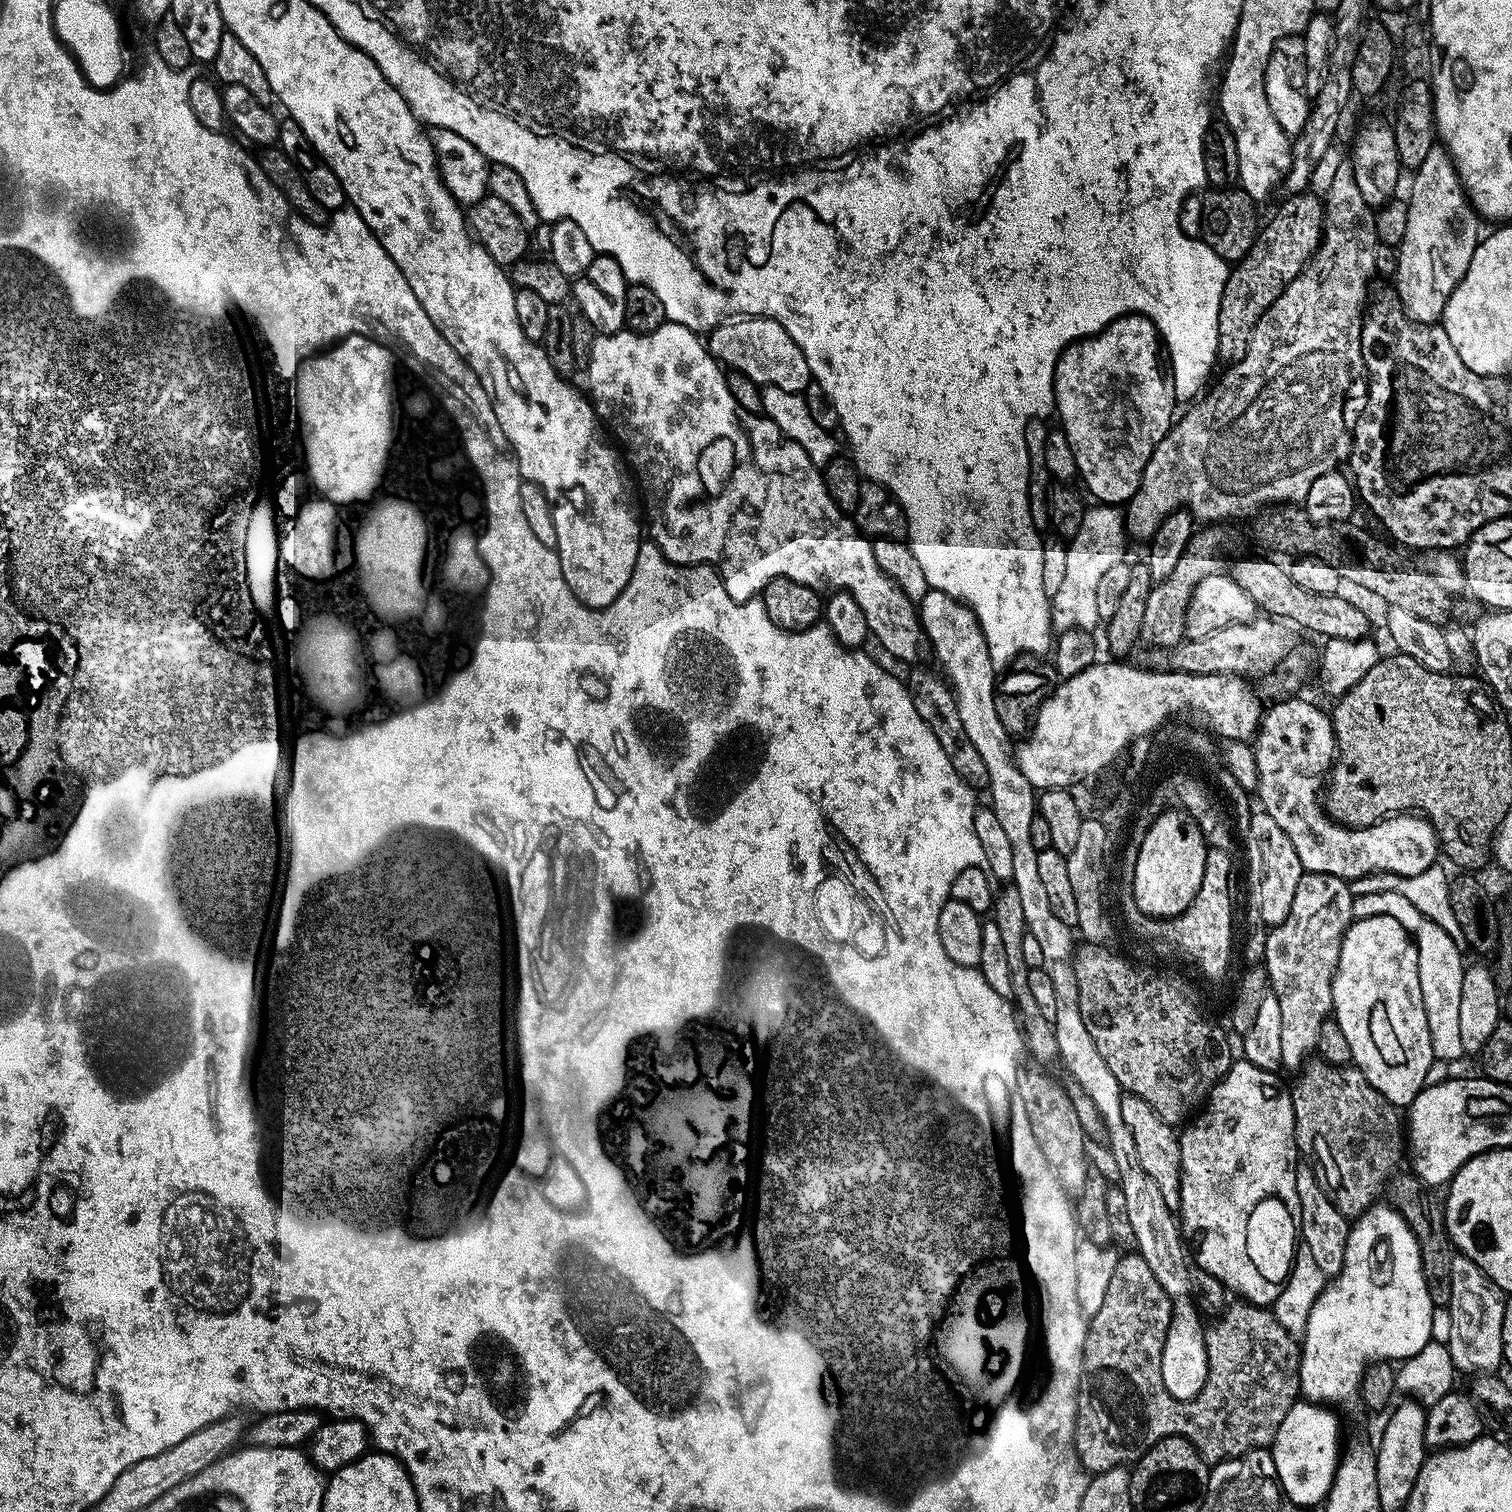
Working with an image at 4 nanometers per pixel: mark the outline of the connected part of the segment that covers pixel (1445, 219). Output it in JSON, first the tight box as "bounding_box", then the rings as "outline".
{"bounding_box":[1394,146,1482,324],"outline":[[[1437,146],[1426,154],[1420,168],[1415,169],[1412,180],[1412,197],[1407,197],[1408,213],[1406,214],[1406,238],[1402,238],[1396,256],[1396,285],[1394,291],[1400,298],[1400,306],[1408,319],[1417,324],[1436,324],[1443,317],[1444,307],[1450,294],[1462,282],[1466,270],[1470,266],[1470,258],[1474,258],[1476,245],[1482,239],[1480,232],[1481,217],[1468,199],[1468,193],[1460,184],[1460,175],[1452,165],[1452,157],[1448,149]]]}

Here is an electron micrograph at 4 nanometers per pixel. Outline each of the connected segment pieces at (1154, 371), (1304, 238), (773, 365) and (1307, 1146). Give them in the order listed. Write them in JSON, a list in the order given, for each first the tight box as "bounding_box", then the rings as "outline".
[{"bounding_box":[1056,316,1178,506],"outline":[[[1120,316],[1097,336],[1069,344],[1056,364],[1056,407],[1059,427],[1070,442],[1079,479],[1104,506],[1120,506],[1131,500],[1155,447],[1174,425],[1172,411],[1178,407],[1171,375],[1166,374],[1166,356],[1156,327],[1145,316]]]},{"bounding_box":[1218,190,1324,362],"outline":[[[1305,190],[1287,197],[1289,200],[1276,212],[1268,225],[1261,227],[1252,249],[1229,271],[1228,281],[1222,290],[1222,302],[1218,310],[1218,356],[1221,361],[1235,362],[1246,354],[1258,318],[1282,294],[1282,290],[1298,274],[1303,272],[1308,261],[1320,249],[1320,237],[1324,234],[1324,202],[1312,191]]]},{"bounding_box":[706,316,810,393],"outline":[[[754,316],[721,322],[707,333],[706,343],[712,357],[725,369],[742,373],[757,386],[771,386],[787,392],[803,393],[810,383],[808,363],[802,350],[777,320]]]},{"bounding_box":[1291,1062,1402,1218],"outline":[[[1323,1062],[1309,1063],[1307,1067],[1299,1073],[1300,1076],[1296,1080],[1296,1085],[1291,1085],[1292,1105],[1294,1106],[1294,1118],[1296,1119],[1296,1147],[1301,1157],[1309,1156],[1313,1160],[1316,1173],[1316,1181],[1324,1188],[1324,1192],[1330,1198],[1330,1202],[1334,1202],[1334,1206],[1346,1218],[1355,1218],[1363,1214],[1367,1208],[1377,1203],[1380,1191],[1385,1191],[1386,1185],[1391,1181],[1396,1168],[1400,1164],[1400,1144],[1402,1148],[1402,1116],[1397,1109],[1388,1101],[1377,1088],[1371,1088],[1368,1080],[1361,1073],[1359,1068],[1355,1066],[1334,1067]]]}]

